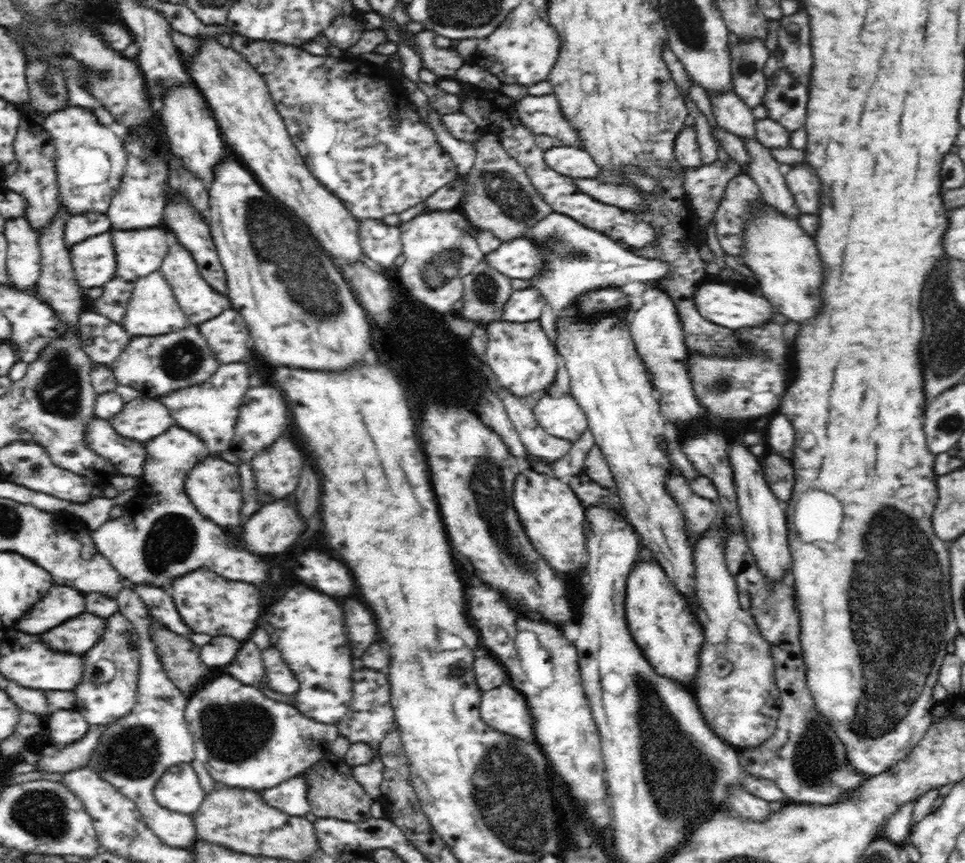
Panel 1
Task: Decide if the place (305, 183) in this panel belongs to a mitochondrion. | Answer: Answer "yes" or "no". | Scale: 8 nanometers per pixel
no

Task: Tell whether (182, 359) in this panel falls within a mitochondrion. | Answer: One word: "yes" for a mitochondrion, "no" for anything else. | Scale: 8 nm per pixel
yes

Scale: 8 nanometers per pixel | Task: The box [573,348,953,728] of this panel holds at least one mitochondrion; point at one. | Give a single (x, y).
(716, 382)

